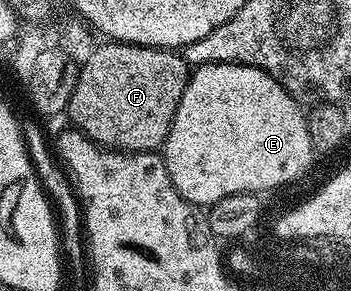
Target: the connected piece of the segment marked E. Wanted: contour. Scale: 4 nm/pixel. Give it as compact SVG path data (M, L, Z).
M210 64L191 71L168 139L163 144L162 157L180 195L194 206L207 208L222 200L222 196L276 190L302 177L314 159L314 151L301 103L291 98L278 80L253 66Z

